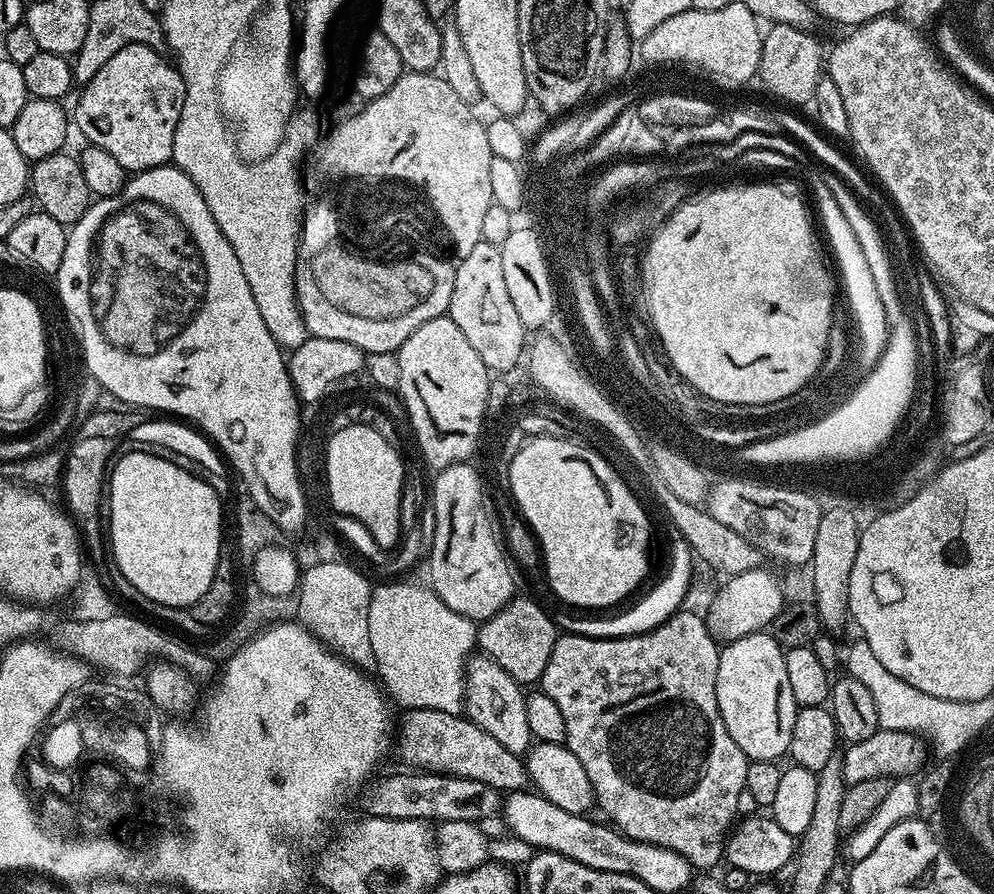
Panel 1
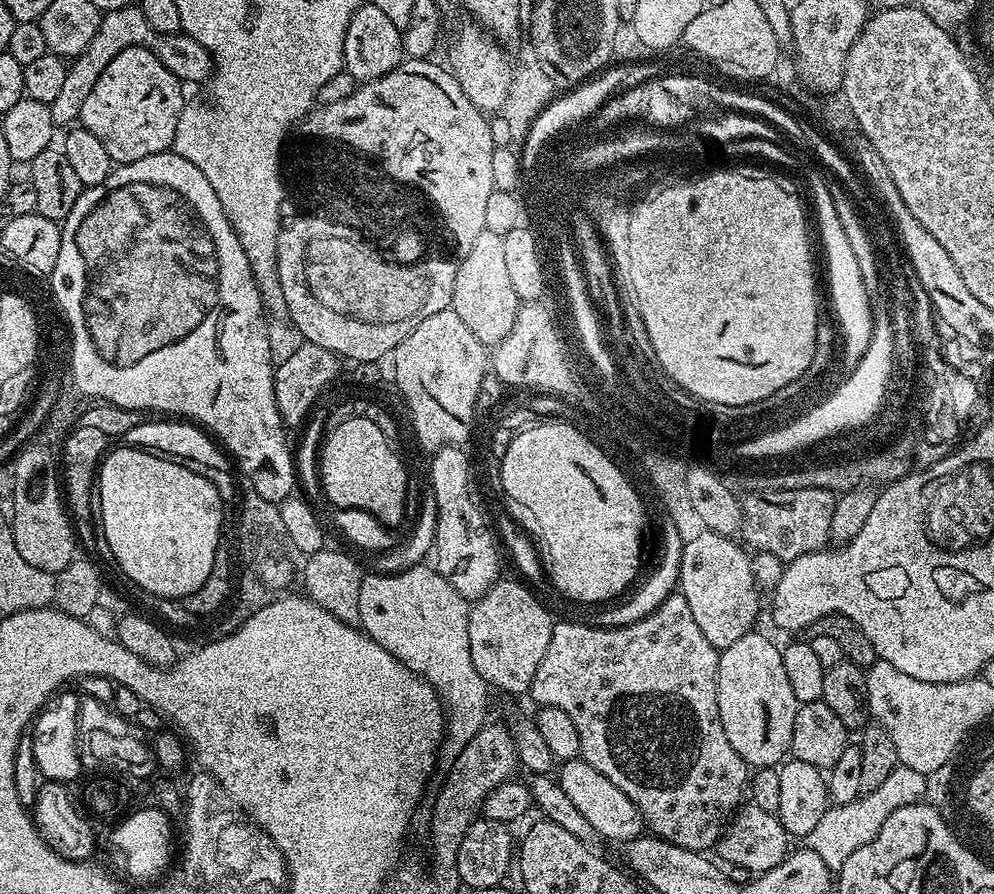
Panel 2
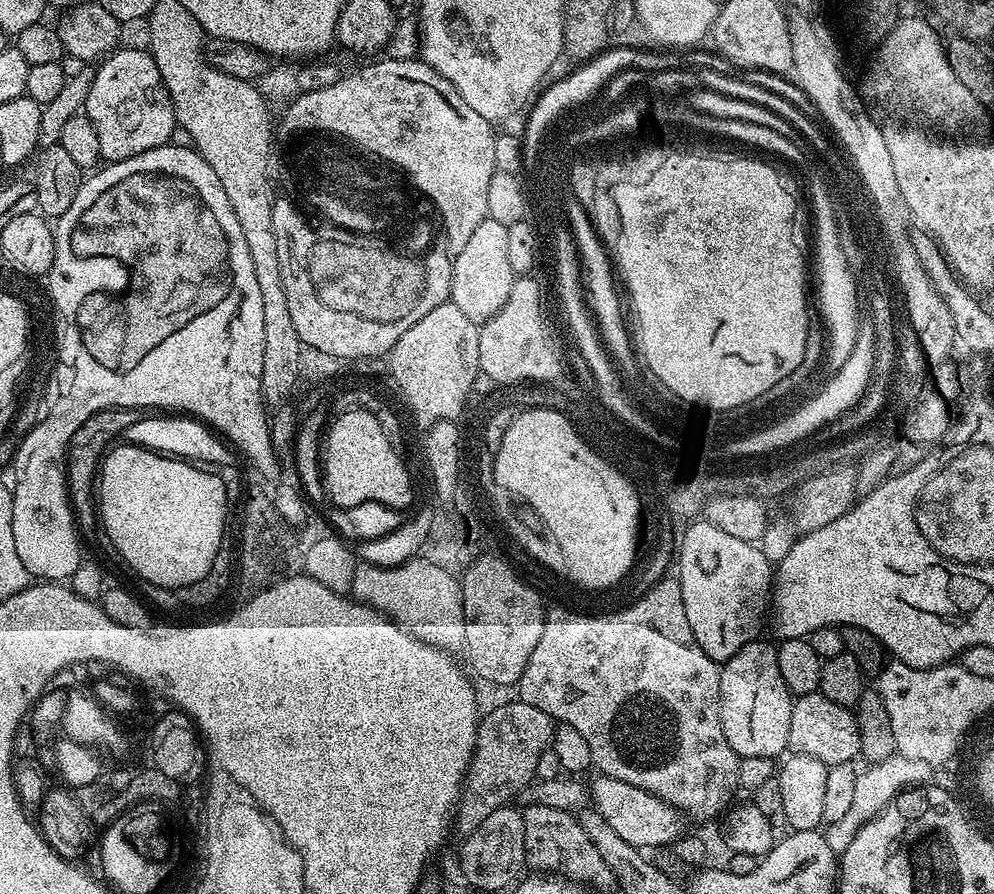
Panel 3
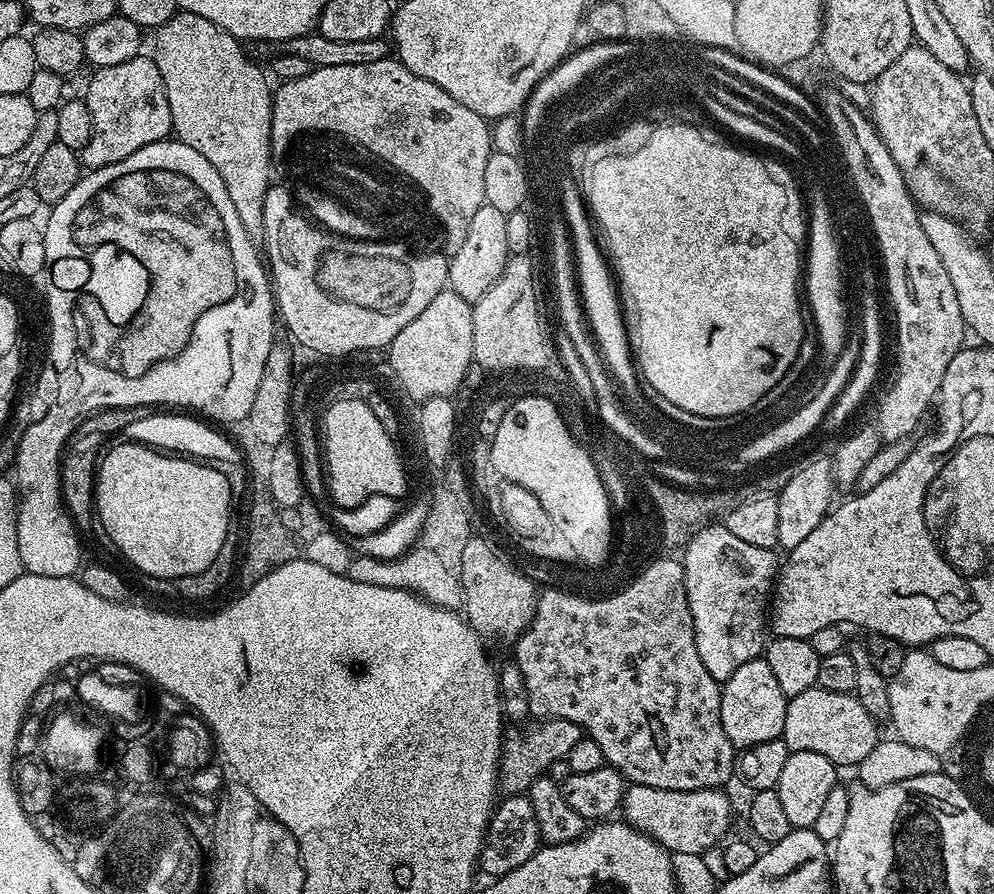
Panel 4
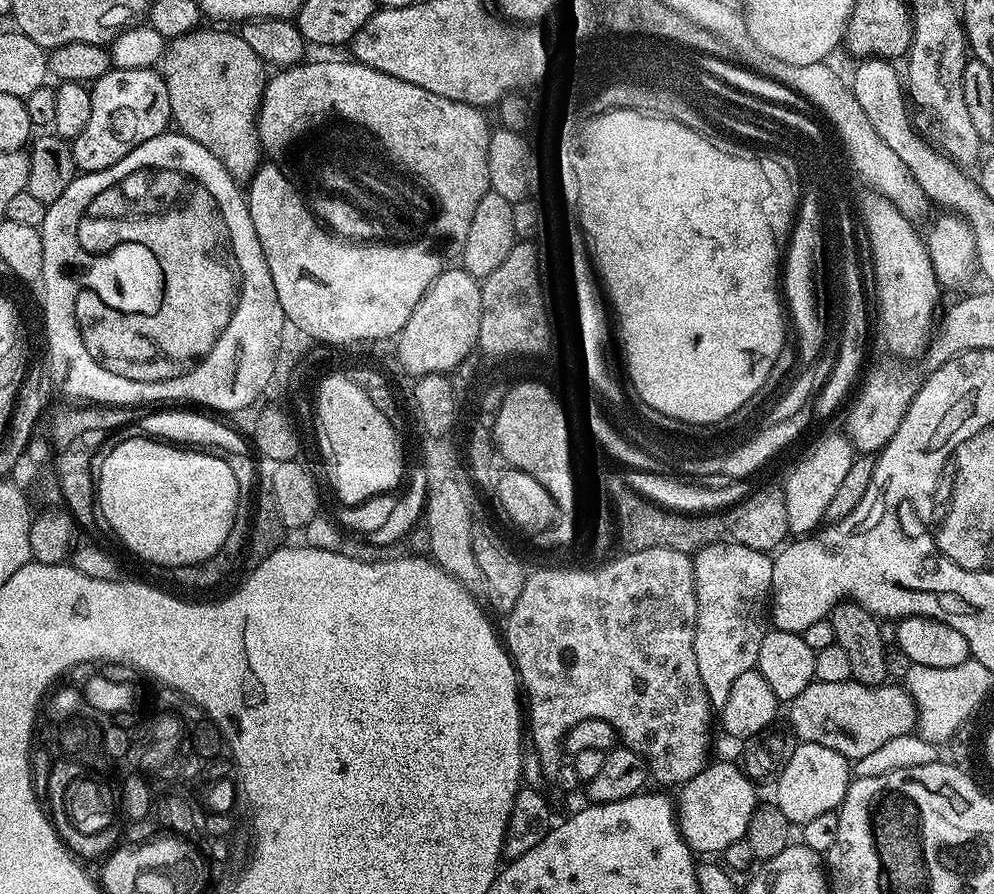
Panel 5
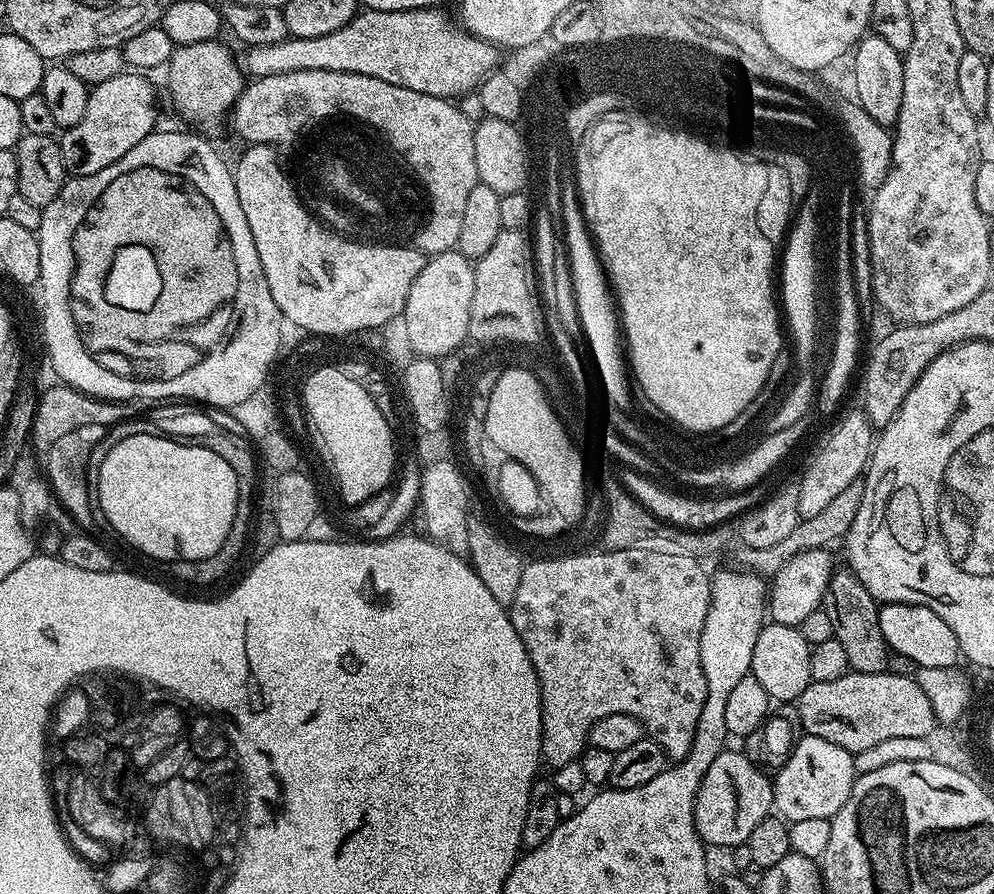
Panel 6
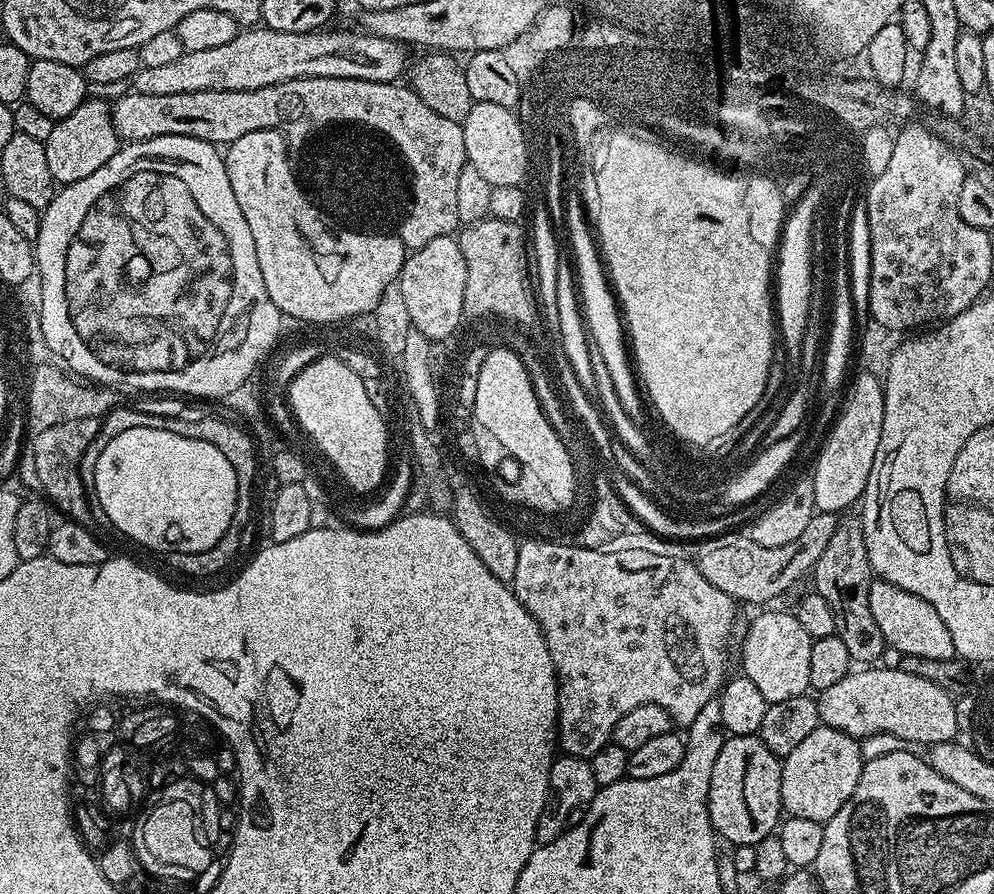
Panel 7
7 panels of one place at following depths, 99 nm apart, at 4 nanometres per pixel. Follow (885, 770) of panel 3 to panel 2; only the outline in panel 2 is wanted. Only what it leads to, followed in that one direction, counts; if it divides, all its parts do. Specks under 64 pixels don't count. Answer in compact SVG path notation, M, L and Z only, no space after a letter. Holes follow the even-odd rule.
M900 764L874 790L845 804L832 804L828 807L826 814L822 814L818 821L818 826L814 826L814 830L810 830L806 837L806 847L818 854L818 858L822 858L828 868L838 870L842 862L846 862L846 858L850 858L850 854L858 850L858 846L866 846L866 842L876 837L878 830L882 830L886 818L890 818L894 810L921 803L928 795L929 785L929 777L918 774L918 770L910 770L910 766Z

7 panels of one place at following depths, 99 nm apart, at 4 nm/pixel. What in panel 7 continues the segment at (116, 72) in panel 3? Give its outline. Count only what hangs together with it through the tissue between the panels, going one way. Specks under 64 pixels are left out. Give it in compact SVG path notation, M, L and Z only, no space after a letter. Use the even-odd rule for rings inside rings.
M84 99L74 114L55 121L50 130L50 138L44 140L46 162L57 185L73 184L82 178L90 178L98 166L106 166L106 162L110 162L110 158L114 158L114 154L122 147L120 135L112 125L109 101L92 99Z

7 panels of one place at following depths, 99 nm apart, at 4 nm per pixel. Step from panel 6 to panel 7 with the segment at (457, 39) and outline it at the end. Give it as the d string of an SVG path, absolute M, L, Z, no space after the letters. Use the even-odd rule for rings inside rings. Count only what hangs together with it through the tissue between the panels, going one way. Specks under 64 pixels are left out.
M257 26L247 30L237 31L234 42L225 42L222 46L216 47L214 50L194 50L193 52L185 52L182 58L178 58L178 62L170 62L170 66L150 66L149 68L141 67L139 72L130 80L131 87L135 91L142 94L186 94L187 92L206 92L215 90L218 92L229 92L230 90L258 90L262 86L274 86L278 82L290 82L294 78L354 78L355 80L365 80L366 82L386 82L387 84L399 81L400 75L405 75L406 65L409 63L408 52L409 49L405 45L400 44L396 40L390 38L382 38L375 36L363 30L355 30L356 32L328 32L332 30L321 30L318 32L303 32L302 34L286 34L278 30L270 30L263 26Z

